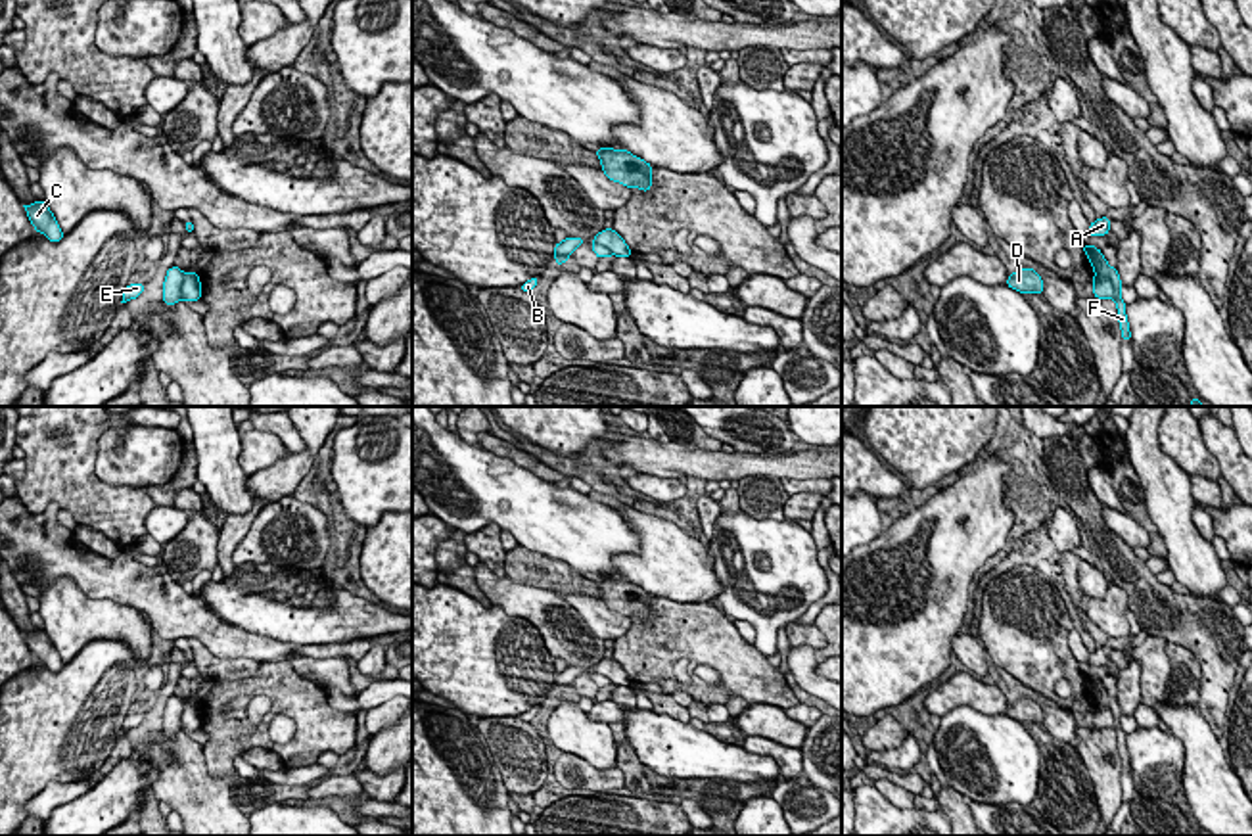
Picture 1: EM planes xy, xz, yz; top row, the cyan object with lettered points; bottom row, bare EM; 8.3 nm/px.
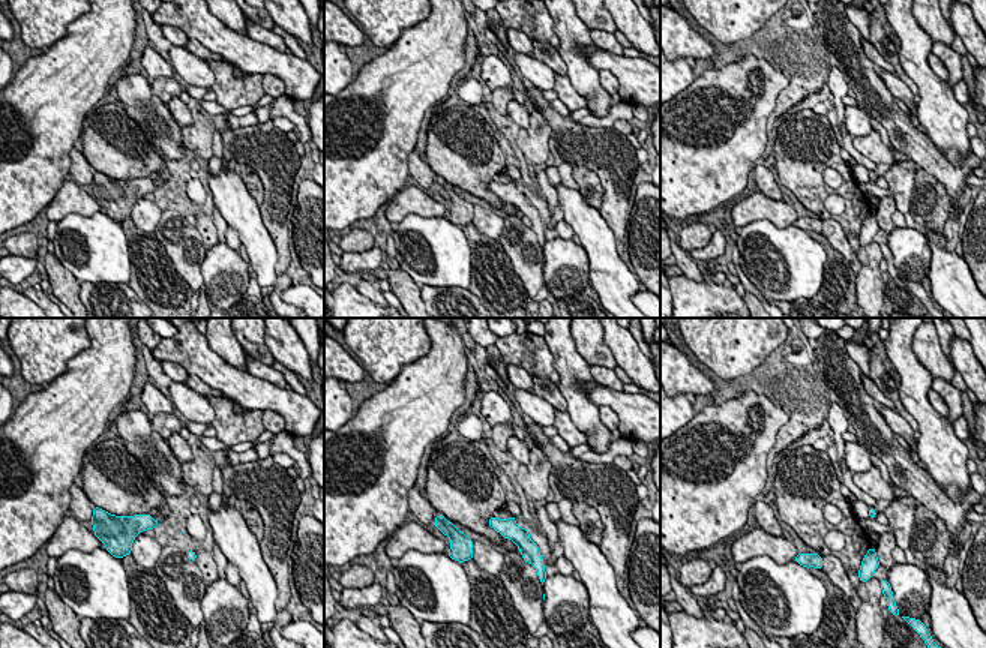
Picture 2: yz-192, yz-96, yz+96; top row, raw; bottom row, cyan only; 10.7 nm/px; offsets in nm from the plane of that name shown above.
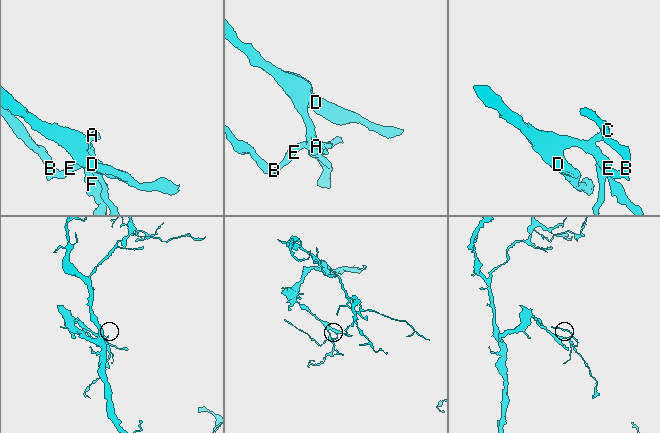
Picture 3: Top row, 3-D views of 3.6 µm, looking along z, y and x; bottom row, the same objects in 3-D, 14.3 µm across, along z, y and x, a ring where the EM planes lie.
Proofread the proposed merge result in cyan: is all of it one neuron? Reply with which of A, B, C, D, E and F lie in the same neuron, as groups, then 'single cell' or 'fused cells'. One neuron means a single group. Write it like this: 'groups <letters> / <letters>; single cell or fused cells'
groups A D F / B C E; fused cells

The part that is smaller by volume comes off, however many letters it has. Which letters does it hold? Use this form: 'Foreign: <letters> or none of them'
Foreign: B, C, E

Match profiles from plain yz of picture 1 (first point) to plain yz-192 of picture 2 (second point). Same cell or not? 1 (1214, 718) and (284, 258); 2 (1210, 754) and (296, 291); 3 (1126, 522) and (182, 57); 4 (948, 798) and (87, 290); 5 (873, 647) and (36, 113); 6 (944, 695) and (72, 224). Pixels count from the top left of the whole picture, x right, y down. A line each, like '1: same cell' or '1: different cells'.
1: same cell
2: different cells
3: same cell
4: different cells
5: same cell
6: different cells

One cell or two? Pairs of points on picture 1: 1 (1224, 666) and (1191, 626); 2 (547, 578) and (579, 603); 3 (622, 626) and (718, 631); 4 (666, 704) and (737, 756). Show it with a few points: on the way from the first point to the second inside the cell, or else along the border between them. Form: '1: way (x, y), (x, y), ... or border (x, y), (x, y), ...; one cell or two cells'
1: way (1218, 656), (1201, 635); one cell
2: border (560, 593), (585, 593), (601, 599); two cells
3: border (629, 618), (629, 627), (614, 639); two cells
4: border (652, 710), (687, 723); two cells

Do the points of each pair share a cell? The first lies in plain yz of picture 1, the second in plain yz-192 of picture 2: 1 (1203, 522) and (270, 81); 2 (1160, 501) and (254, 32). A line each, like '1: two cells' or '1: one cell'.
1: one cell
2: two cells

